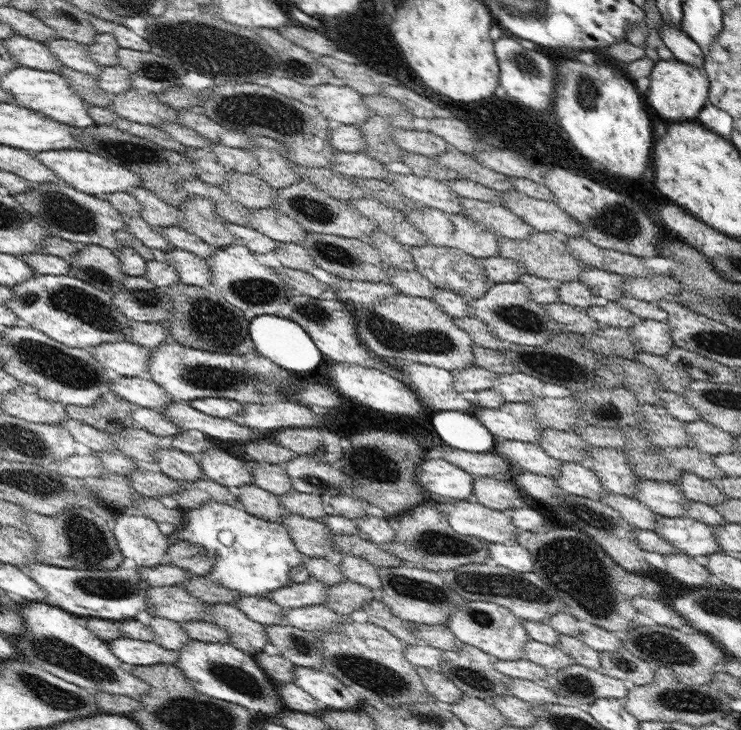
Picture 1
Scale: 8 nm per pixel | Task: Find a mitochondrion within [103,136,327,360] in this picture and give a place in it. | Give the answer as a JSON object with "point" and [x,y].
{"point":[207,320]}

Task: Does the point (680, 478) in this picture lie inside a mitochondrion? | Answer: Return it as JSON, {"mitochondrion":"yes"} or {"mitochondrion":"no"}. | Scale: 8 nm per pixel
{"mitochondrion":"no"}

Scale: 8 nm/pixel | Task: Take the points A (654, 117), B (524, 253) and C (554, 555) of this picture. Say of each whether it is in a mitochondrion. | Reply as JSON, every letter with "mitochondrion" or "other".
{"A":"other","B":"other","C":"mitochondrion"}

